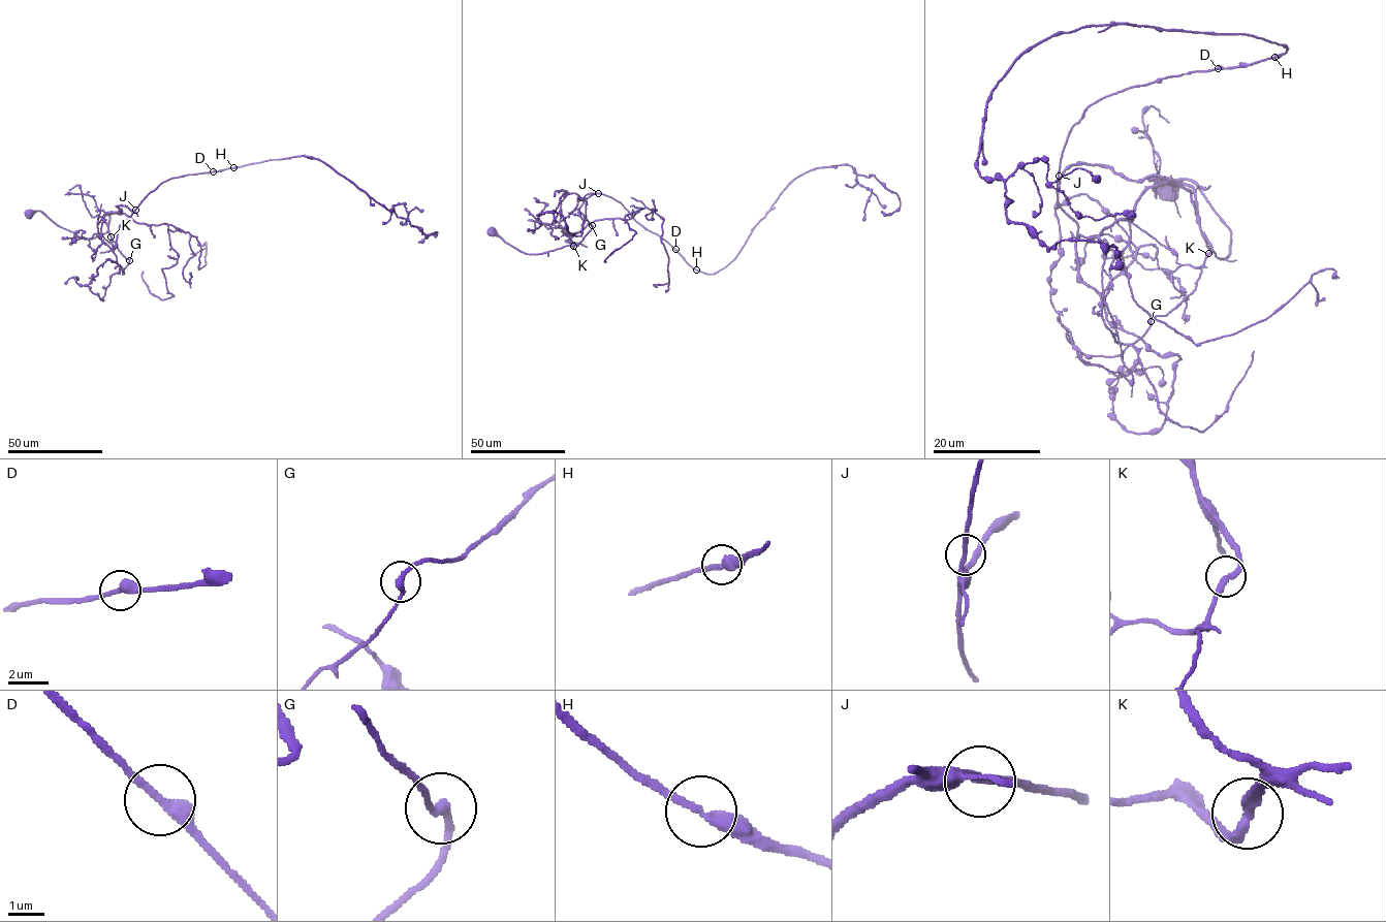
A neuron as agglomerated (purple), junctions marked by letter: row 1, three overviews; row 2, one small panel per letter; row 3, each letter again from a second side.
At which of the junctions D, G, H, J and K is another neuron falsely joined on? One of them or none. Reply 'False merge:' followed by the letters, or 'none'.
False merge: none

